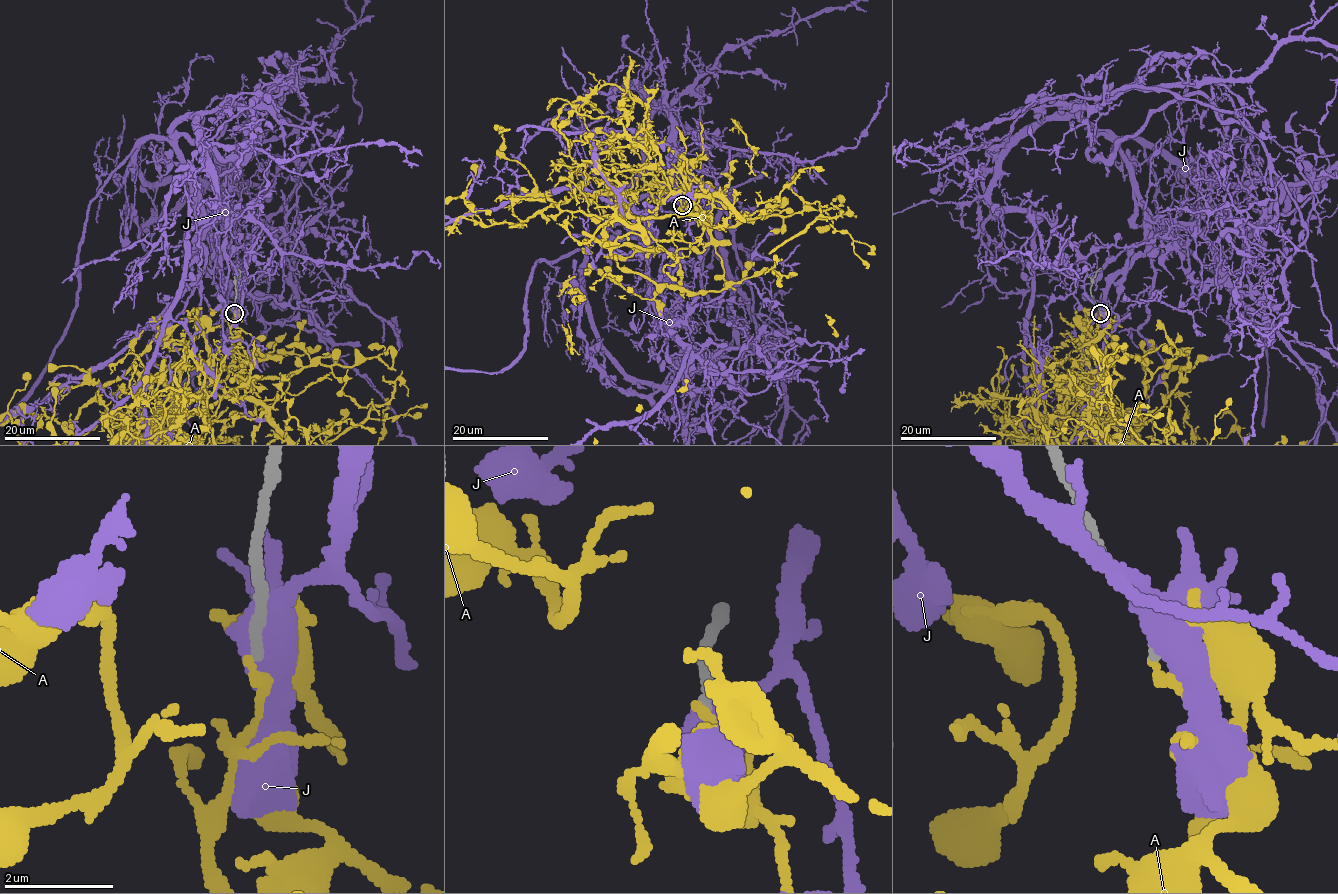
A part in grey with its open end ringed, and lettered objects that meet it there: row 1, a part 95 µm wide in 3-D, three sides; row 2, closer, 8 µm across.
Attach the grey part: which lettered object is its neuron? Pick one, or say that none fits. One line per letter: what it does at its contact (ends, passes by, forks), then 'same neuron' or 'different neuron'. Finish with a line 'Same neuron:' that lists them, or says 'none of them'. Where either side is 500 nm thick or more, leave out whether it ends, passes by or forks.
A: it ends; different neuron
J: different neuron
Same neuron: none of them

